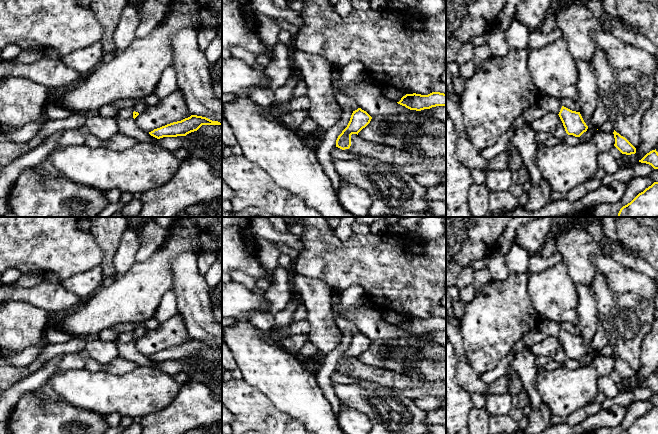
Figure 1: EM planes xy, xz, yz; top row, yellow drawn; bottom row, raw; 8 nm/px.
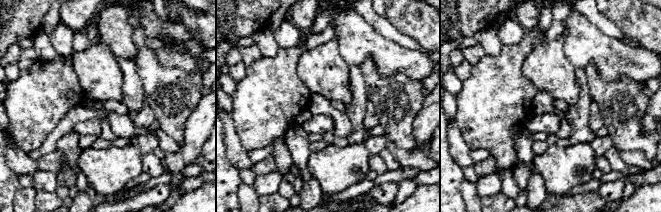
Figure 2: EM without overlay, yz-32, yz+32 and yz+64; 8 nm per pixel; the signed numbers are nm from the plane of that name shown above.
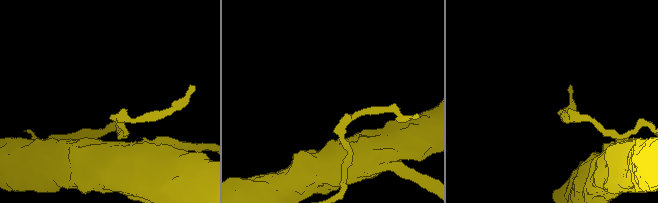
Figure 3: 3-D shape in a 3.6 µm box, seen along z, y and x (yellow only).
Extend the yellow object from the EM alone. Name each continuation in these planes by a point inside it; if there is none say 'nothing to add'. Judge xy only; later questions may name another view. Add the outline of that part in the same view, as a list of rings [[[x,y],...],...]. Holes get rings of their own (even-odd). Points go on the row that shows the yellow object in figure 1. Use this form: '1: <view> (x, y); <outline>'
1: xy (141, 105); [[[149,97],[136,100],[136,103],[133,107],[133,111],[138,112],[139,114],[146,111],[146,109],[149,106],[148,100],[149,100]]]

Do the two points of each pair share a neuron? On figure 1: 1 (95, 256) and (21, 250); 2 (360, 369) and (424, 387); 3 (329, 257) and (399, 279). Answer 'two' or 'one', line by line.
1: one
2: one
3: one

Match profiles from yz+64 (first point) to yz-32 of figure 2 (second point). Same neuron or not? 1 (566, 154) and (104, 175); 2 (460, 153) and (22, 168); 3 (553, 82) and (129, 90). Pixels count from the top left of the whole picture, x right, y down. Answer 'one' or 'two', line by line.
1: one
2: one
3: two

